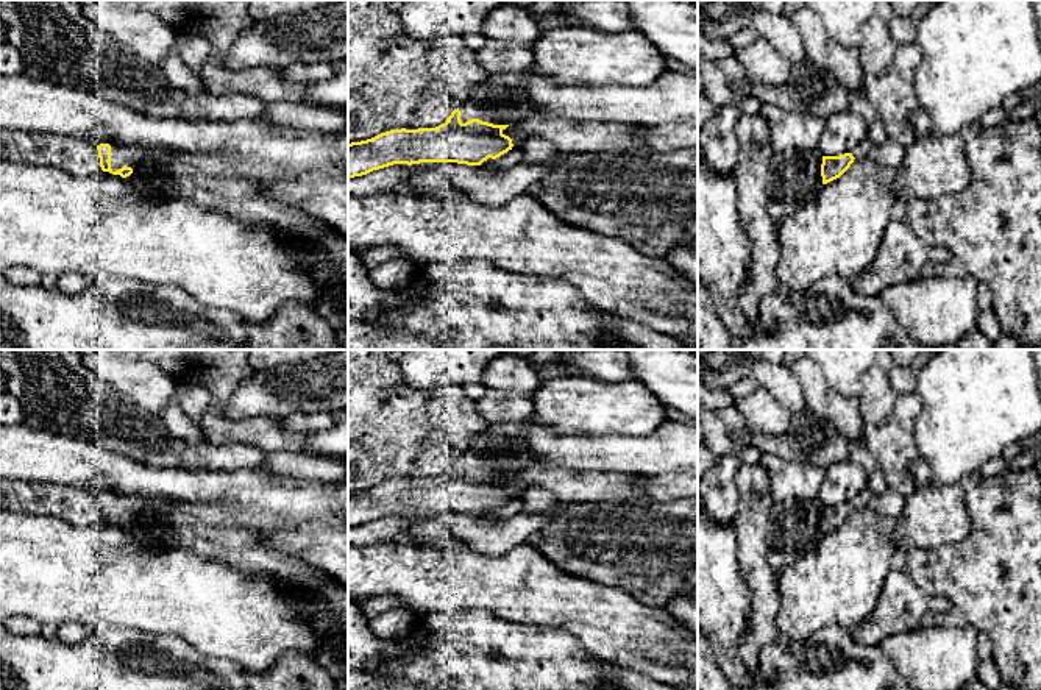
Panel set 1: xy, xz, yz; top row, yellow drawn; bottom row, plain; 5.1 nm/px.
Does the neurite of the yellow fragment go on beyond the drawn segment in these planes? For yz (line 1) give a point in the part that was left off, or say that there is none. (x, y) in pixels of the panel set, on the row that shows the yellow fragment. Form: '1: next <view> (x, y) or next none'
1: next yz (795, 178)

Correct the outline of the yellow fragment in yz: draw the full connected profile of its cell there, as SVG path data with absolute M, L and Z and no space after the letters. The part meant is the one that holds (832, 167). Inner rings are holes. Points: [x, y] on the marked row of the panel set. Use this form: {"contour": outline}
{"contour": "M773 153L766 186L768 209L777 223L815 200L821 187L840 178L854 162L852 153L822 156L805 153Z"}

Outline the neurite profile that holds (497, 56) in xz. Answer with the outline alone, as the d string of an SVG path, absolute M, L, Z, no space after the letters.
M487 39L476 61L489 75L526 73L534 62L532 45Z

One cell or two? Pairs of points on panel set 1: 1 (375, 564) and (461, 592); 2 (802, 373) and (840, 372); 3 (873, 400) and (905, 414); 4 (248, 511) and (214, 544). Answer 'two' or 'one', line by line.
1: one
2: two
3: two
4: two

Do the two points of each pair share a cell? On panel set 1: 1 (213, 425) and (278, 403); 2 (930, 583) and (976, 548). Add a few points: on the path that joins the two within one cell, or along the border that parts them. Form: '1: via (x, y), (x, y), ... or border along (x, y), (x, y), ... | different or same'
1: border along (222, 412), (231, 419), (272, 417) | different
2: via (941, 572), (952, 572), (965, 559) | same

